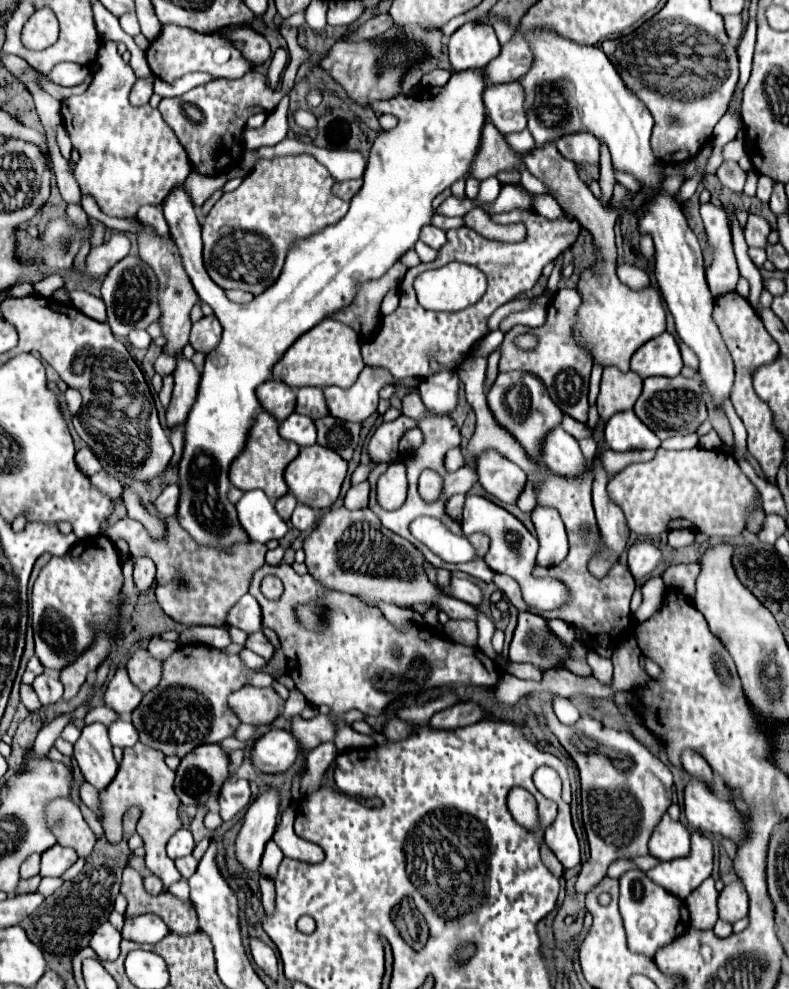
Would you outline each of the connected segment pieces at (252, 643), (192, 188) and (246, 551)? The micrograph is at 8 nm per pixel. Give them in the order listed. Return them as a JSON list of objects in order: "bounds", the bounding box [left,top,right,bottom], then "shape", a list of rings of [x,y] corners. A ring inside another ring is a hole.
[{"bounds":[246,632,274,660],"shape":[[[262,632],[248,634],[248,638],[246,638],[246,648],[252,650],[252,652],[256,652],[258,656],[262,656],[262,658],[266,658],[266,660],[270,660],[272,654],[274,654],[272,644],[268,642],[268,638],[266,638]]]},{"bounds":[186,172,226,208],"shape":[[[190,172],[186,178],[186,184],[188,184],[188,196],[192,196],[192,204],[196,204],[196,208],[200,208],[214,190],[218,190],[226,184],[226,176],[224,174],[200,176],[196,172]]]},{"bounds":[102,516,266,626],"shape":[[[176,516],[164,518],[164,524],[168,528],[164,540],[152,540],[148,530],[132,518],[122,518],[114,526],[106,526],[102,534],[112,542],[124,538],[134,558],[148,556],[156,564],[156,600],[172,620],[182,624],[224,626],[228,610],[248,592],[252,574],[264,566],[266,544],[236,544],[232,552],[220,552],[220,548],[196,544],[196,540],[176,524]]]}]

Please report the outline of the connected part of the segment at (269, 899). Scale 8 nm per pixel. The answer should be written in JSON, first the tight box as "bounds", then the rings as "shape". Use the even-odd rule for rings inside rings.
{"bounds":[260,876,274,912],"shape":[[[260,876],[260,892],[262,892],[262,906],[266,912],[274,910],[274,880],[268,876]]]}

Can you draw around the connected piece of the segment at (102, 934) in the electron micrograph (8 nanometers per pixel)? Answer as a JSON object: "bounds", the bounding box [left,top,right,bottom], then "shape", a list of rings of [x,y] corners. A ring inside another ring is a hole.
{"bounds":[90,922,120,960],"shape":[[[104,922],[100,924],[100,928],[96,928],[92,940],[90,940],[90,946],[94,948],[94,952],[98,954],[100,960],[116,960],[116,956],[120,954],[120,932],[110,924],[110,922]]]}

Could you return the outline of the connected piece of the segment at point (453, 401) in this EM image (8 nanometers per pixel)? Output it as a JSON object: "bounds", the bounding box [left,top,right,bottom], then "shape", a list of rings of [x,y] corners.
{"bounds":[420,372,460,416],"shape":[[[456,372],[432,374],[428,380],[420,382],[420,398],[428,408],[430,416],[446,416],[458,404],[460,380]]]}

